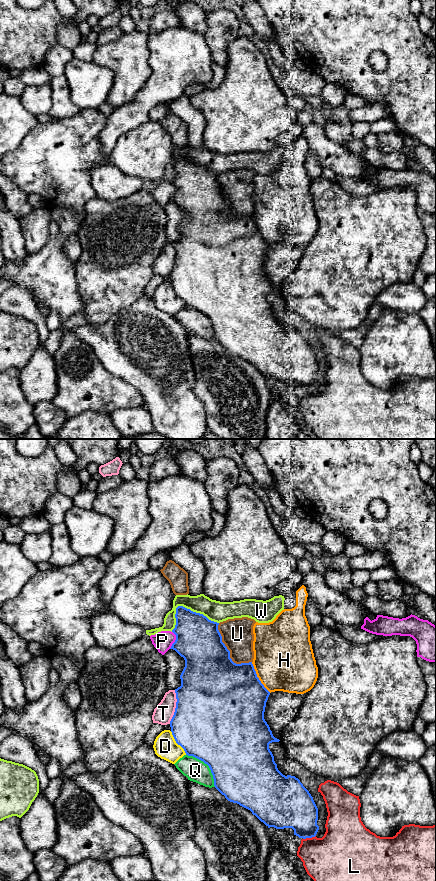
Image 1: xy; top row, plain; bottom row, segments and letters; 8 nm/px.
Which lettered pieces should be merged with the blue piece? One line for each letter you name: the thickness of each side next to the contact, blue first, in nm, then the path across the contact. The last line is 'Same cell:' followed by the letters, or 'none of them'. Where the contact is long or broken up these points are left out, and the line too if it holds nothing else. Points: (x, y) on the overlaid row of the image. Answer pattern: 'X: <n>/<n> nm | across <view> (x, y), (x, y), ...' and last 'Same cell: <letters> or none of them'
Same cell: none of them

